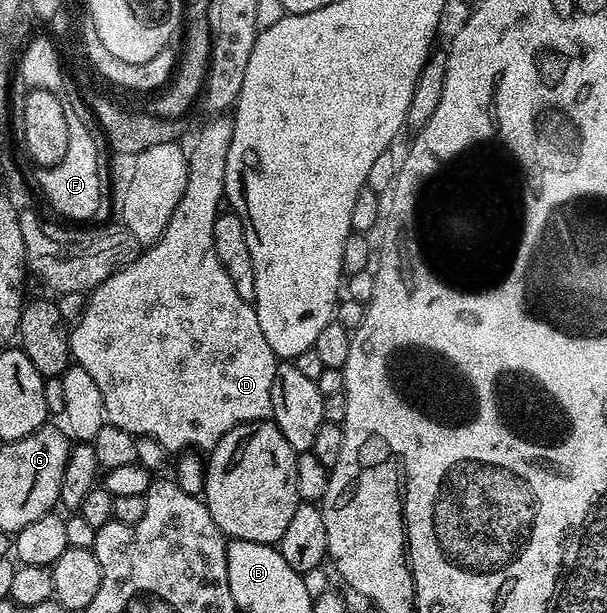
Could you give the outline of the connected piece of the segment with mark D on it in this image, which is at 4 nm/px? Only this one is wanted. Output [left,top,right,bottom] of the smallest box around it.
[70,116,278,452]

